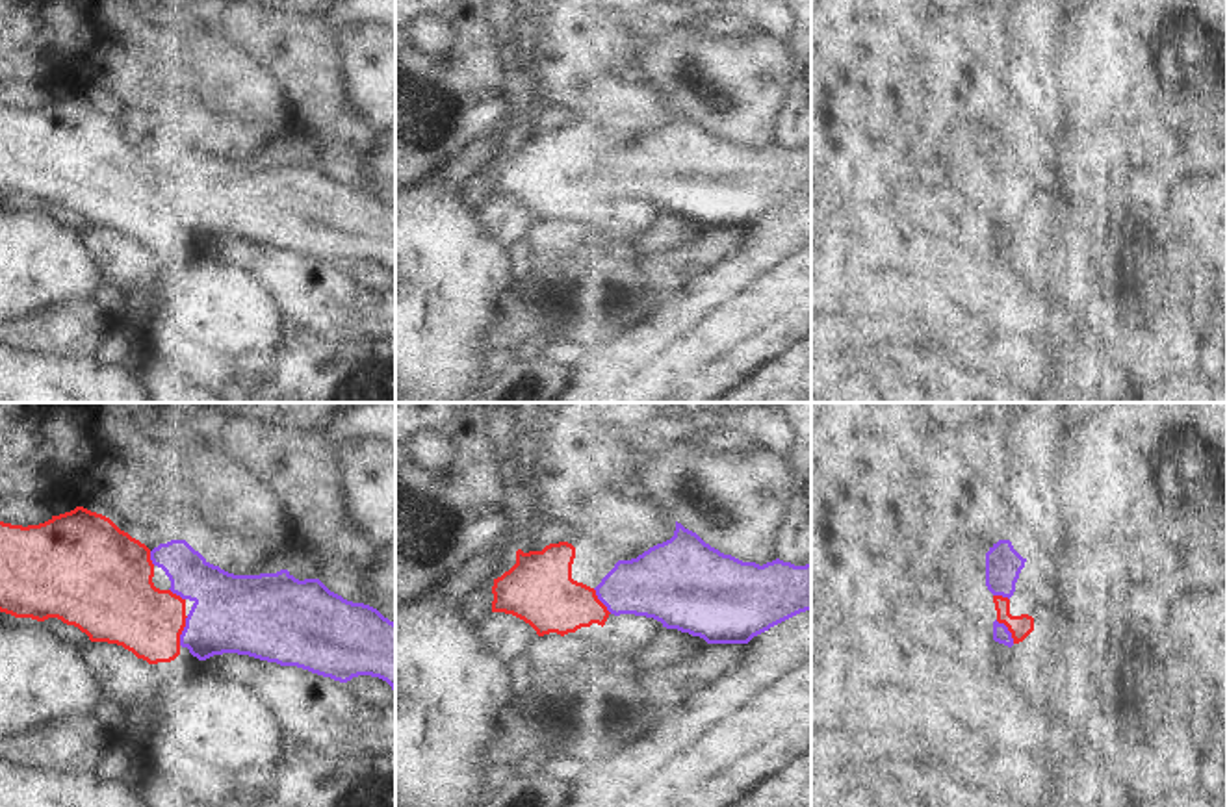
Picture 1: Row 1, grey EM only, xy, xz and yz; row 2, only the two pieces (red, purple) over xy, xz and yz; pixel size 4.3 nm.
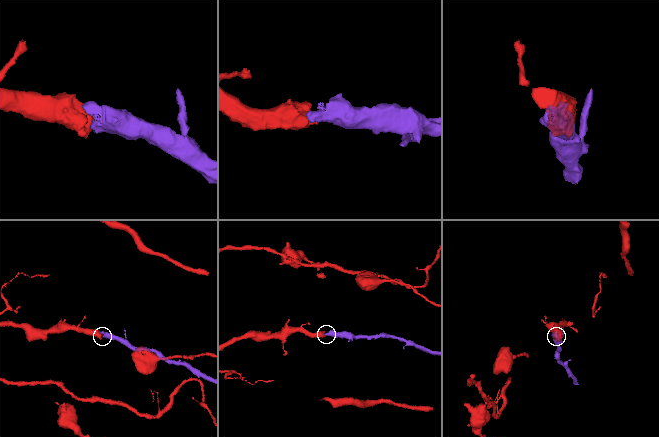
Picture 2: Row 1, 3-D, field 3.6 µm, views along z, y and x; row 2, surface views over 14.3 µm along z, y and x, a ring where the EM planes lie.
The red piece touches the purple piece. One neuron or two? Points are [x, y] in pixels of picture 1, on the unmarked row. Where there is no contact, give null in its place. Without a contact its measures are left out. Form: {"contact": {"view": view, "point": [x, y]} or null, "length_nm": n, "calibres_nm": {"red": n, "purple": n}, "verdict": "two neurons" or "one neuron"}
{"contact": {"view": "xy", "point": [182, 214]}, "length_nm": 130, "calibres_nm": {"red": 300, "purple": 340}, "verdict": "one neuron"}

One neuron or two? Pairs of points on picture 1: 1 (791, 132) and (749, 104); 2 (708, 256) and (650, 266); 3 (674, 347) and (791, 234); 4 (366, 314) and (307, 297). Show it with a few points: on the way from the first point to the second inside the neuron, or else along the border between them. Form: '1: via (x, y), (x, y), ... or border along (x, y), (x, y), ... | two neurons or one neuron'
1: border along (791, 86), (776, 141) | two neurons
2: via (693, 260), (682, 266), (665, 266) | one neuron
3: via (704, 321), (762, 264) | one neuron
4: via (351, 314), (322, 297) | one neuron

